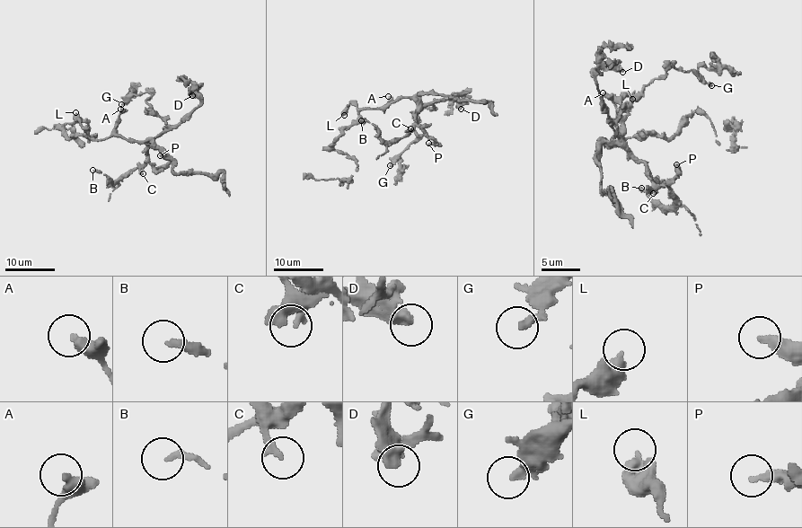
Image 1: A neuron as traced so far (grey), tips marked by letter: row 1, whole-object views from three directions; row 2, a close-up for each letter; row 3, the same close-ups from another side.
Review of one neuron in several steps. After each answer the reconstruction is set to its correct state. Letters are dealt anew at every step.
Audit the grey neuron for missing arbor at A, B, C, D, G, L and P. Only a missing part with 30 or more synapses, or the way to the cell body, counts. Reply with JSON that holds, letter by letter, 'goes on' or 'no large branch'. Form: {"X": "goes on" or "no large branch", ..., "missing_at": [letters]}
{"A": "no large branch", "B": "no large branch", "C": "no large branch", "D": "no large branch", "G": "no large branch", "L": "no large branch", "P": "no large branch", "missing_at": []}

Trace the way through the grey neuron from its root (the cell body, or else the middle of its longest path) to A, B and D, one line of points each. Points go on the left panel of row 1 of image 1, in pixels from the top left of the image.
A: (104, 140), (111, 134), (120, 109)
B: (104, 140), (121, 136), (133, 141), (146, 141), (149, 144), (147, 159), (114, 182), (104, 173), (92, 170)
D: (104, 140), (121, 136), (133, 141), (152, 141), (176, 127), (200, 104), (200, 100), (190, 92), (192, 95)

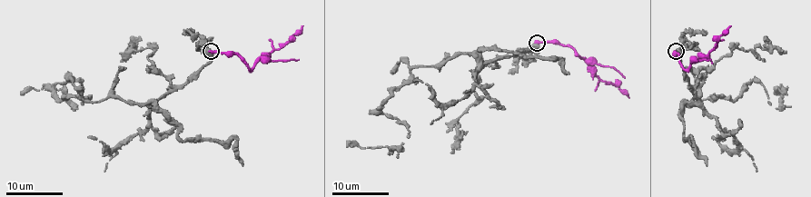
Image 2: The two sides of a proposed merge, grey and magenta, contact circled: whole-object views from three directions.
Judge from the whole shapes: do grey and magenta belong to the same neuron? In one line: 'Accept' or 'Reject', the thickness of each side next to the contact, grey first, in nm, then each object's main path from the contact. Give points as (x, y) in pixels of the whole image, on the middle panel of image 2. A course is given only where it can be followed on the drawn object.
Reject. Thickness 480 nm (grey) against 320 nm. Course of grey: (537, 44), (484, 62), (454, 54), (436, 66), (414, 66), (380, 112), (407, 127), (401, 144), (346, 140). Course of magenta: (537, 42), (559, 42), (571, 46), (602, 81), (615, 83), (629, 97)

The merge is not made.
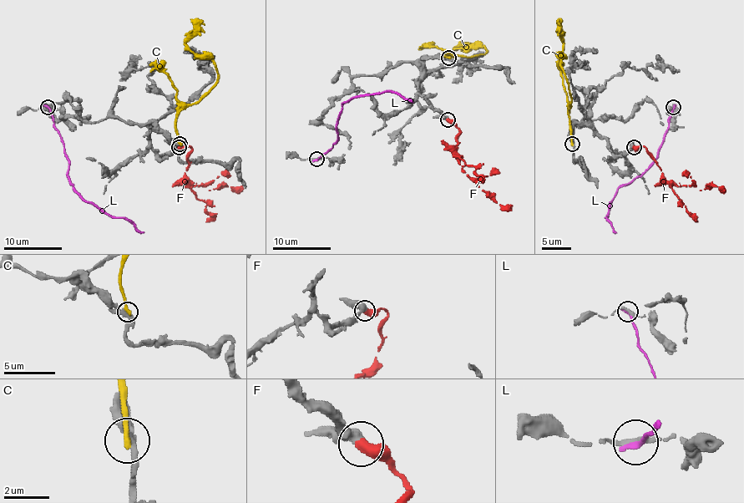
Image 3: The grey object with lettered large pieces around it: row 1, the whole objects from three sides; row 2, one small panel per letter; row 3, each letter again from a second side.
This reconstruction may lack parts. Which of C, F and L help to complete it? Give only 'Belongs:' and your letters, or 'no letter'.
Belongs: F

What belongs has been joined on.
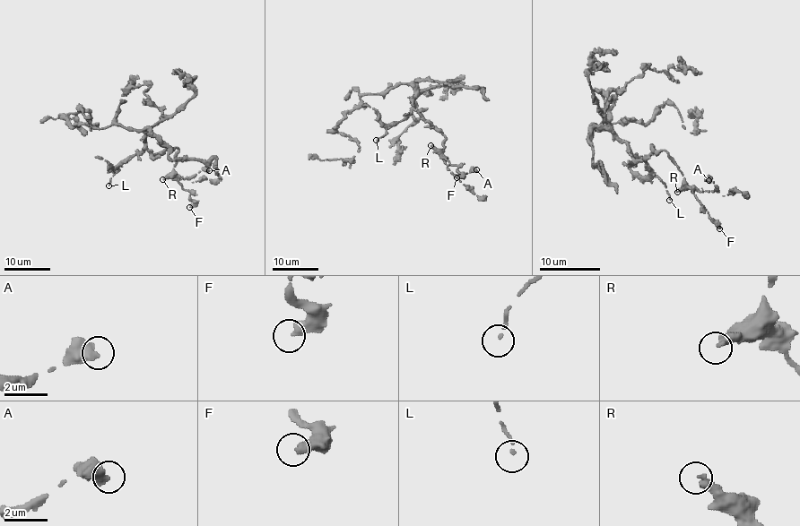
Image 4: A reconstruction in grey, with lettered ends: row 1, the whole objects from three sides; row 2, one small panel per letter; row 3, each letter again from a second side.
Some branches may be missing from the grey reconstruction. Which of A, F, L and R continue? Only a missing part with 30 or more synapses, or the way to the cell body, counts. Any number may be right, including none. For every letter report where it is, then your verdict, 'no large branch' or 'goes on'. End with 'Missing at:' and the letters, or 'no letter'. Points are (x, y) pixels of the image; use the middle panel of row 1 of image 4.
A: at (476, 169); no large branch
F: at (456, 177); no large branch
L: at (376, 140); goes on
R: at (430, 145); no large branch
Missing at: L

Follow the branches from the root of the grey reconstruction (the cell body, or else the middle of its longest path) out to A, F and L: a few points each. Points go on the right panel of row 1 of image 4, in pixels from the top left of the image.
A: (602, 125), (595, 127), (612, 131), (635, 159), (664, 150), (689, 186), (713, 191), (708, 180)
F: (602, 125), (595, 127), (612, 131), (635, 159), (666, 151), (684, 177), (684, 185), (719, 228)
L: (602, 125), (595, 127), (612, 131), (665, 185), (669, 200)

